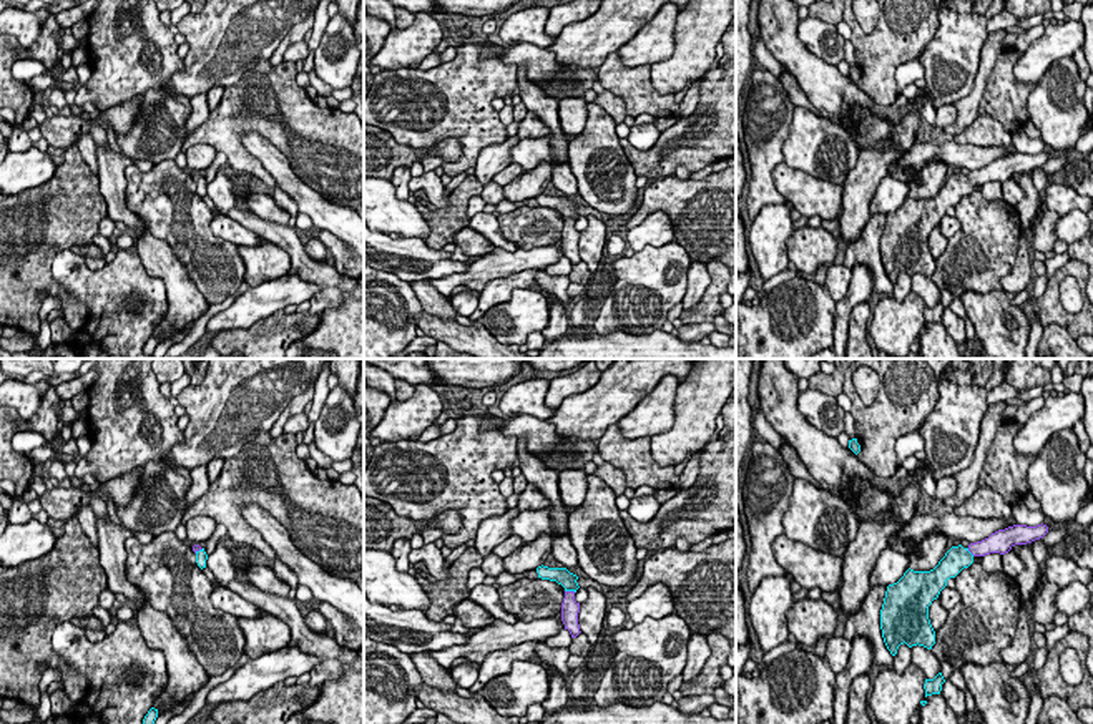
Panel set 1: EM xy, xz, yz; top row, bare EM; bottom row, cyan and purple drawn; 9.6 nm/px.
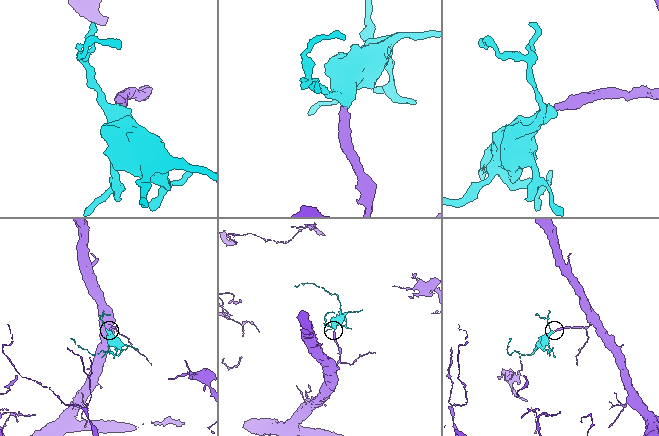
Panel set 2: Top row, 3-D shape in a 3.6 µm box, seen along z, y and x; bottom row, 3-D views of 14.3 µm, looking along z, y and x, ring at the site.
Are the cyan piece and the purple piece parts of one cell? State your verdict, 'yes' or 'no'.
yes

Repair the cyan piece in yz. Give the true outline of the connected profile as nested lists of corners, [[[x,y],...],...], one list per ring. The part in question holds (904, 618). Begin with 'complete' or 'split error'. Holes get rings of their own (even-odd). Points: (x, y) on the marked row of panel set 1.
split error; [[[1043,523],[1037,526],[1013,525],[992,533],[982,541],[970,543],[967,548],[963,548],[962,545],[952,546],[939,561],[939,565],[930,571],[914,571],[909,568],[897,583],[887,586],[884,604],[880,609],[882,638],[890,654],[895,656],[899,646],[904,643],[909,648],[919,644],[932,649],[932,646],[935,644],[935,631],[929,619],[929,606],[934,599],[939,598],[940,591],[947,586],[947,581],[950,578],[955,578],[963,568],[968,568],[973,563],[975,556],[985,556],[990,553],[1005,555],[1015,545],[1032,543],[1043,538],[1046,533],[1048,526]]]

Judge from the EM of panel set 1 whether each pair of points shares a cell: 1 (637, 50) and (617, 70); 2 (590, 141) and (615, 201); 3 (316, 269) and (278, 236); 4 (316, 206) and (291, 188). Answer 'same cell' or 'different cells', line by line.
1: different cells
2: same cell
3: same cell
4: same cell

